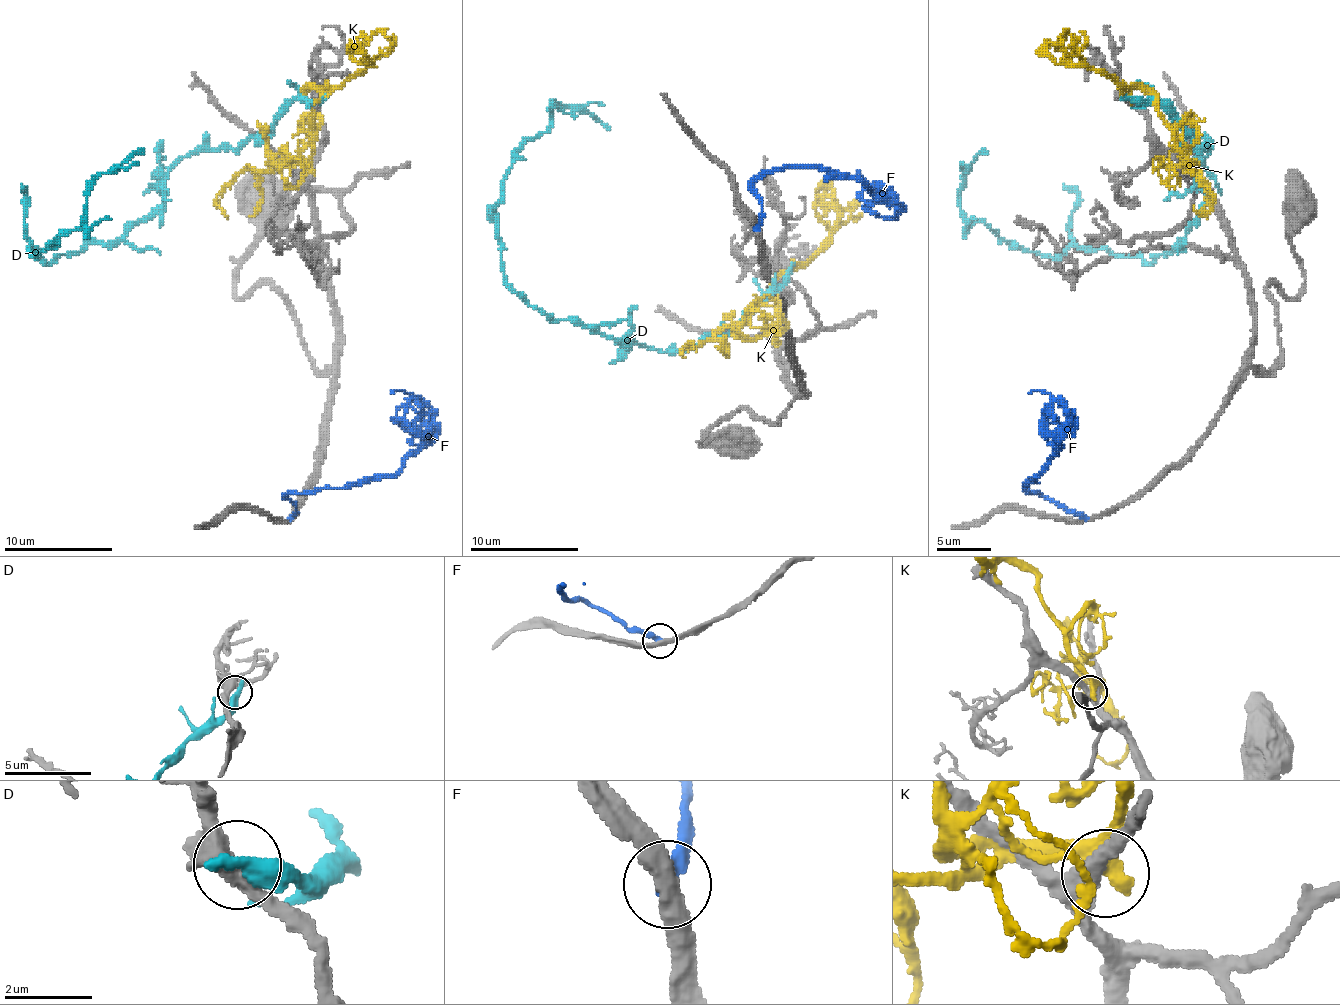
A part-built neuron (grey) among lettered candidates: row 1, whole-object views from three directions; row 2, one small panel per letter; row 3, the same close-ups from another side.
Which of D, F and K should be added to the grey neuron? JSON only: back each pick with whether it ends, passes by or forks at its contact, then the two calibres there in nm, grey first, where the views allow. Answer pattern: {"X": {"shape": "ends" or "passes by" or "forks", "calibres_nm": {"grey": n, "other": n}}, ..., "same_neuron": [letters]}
{"same_neuron": []}

